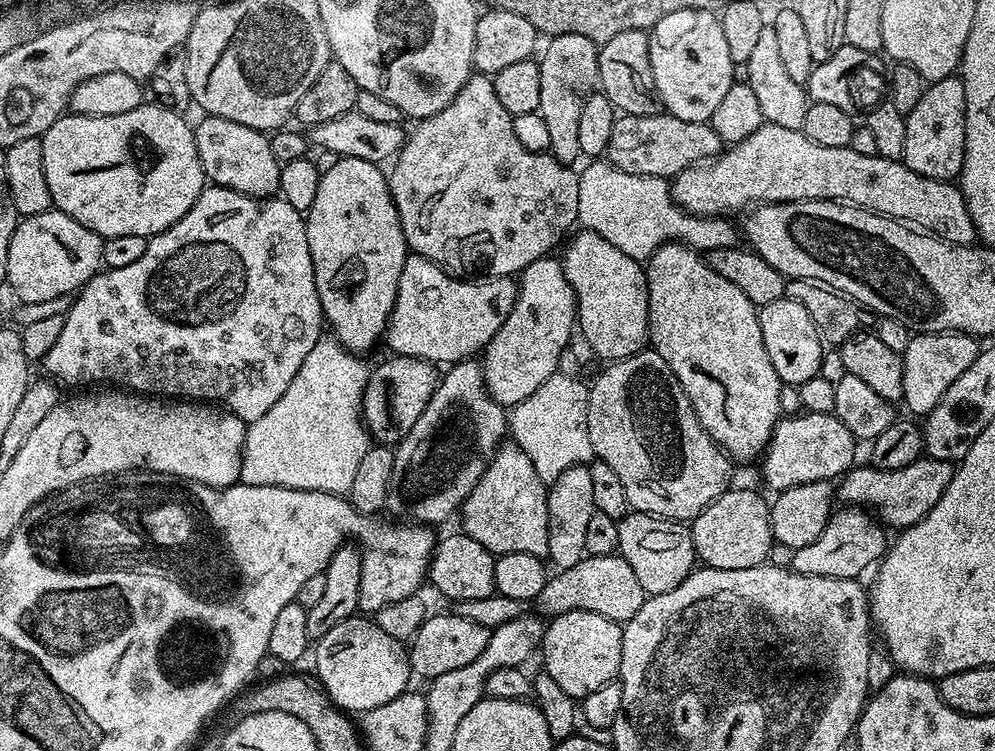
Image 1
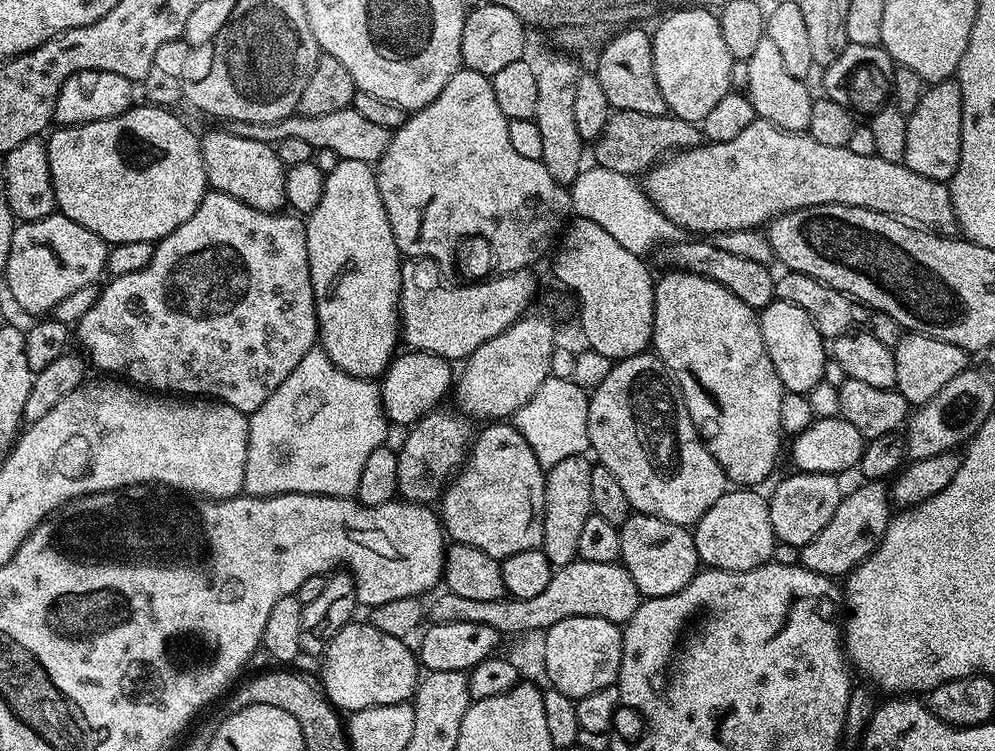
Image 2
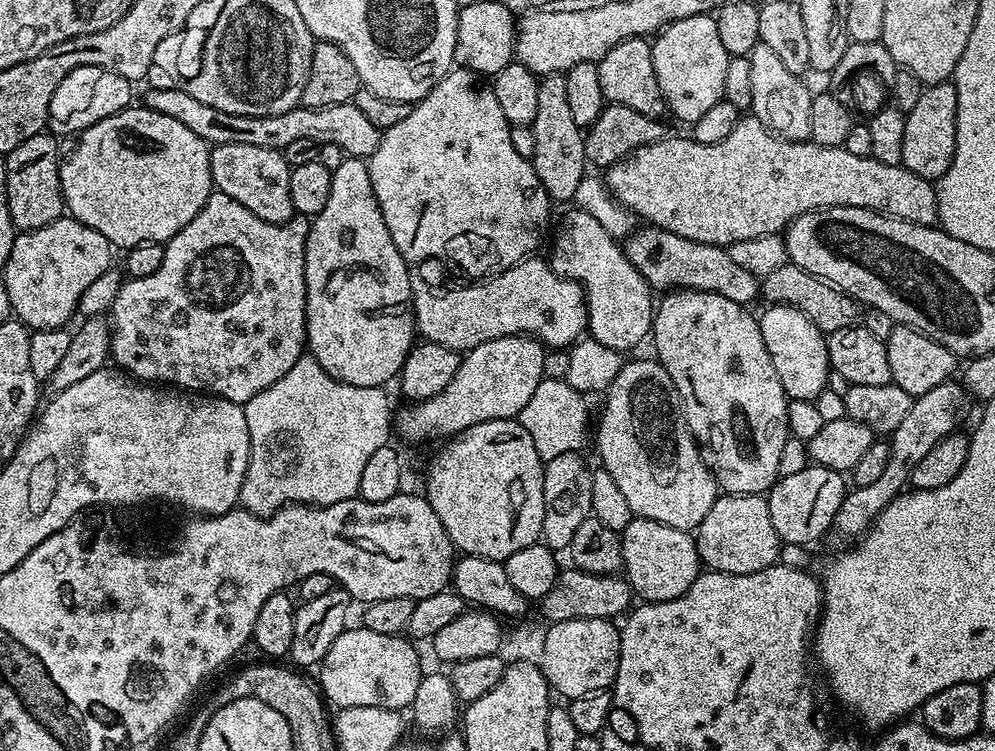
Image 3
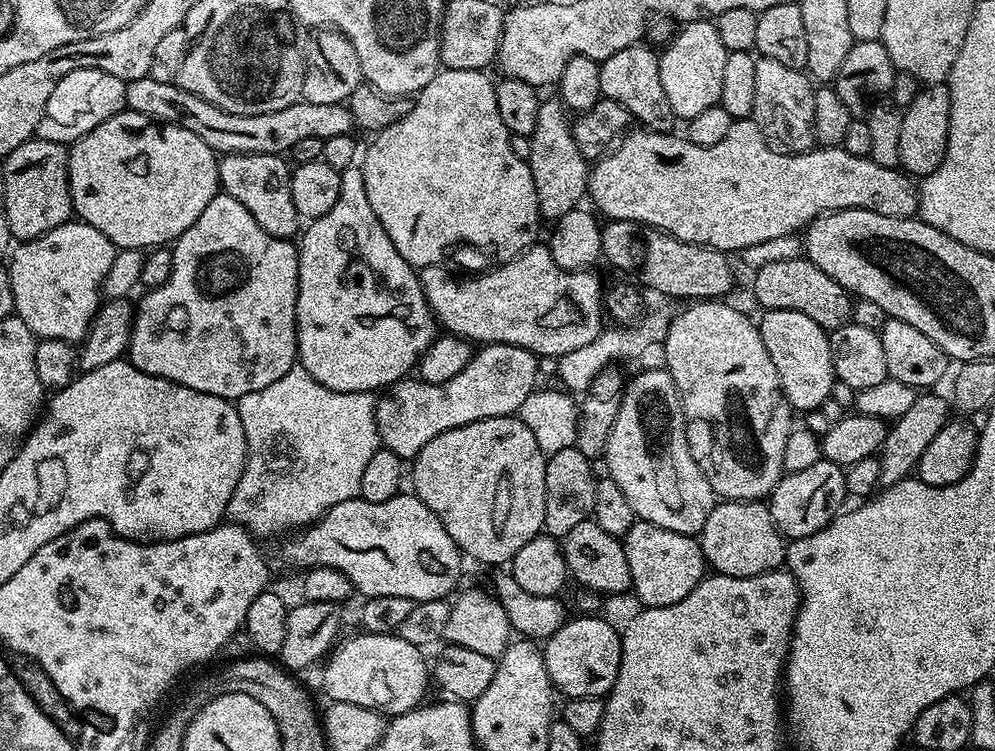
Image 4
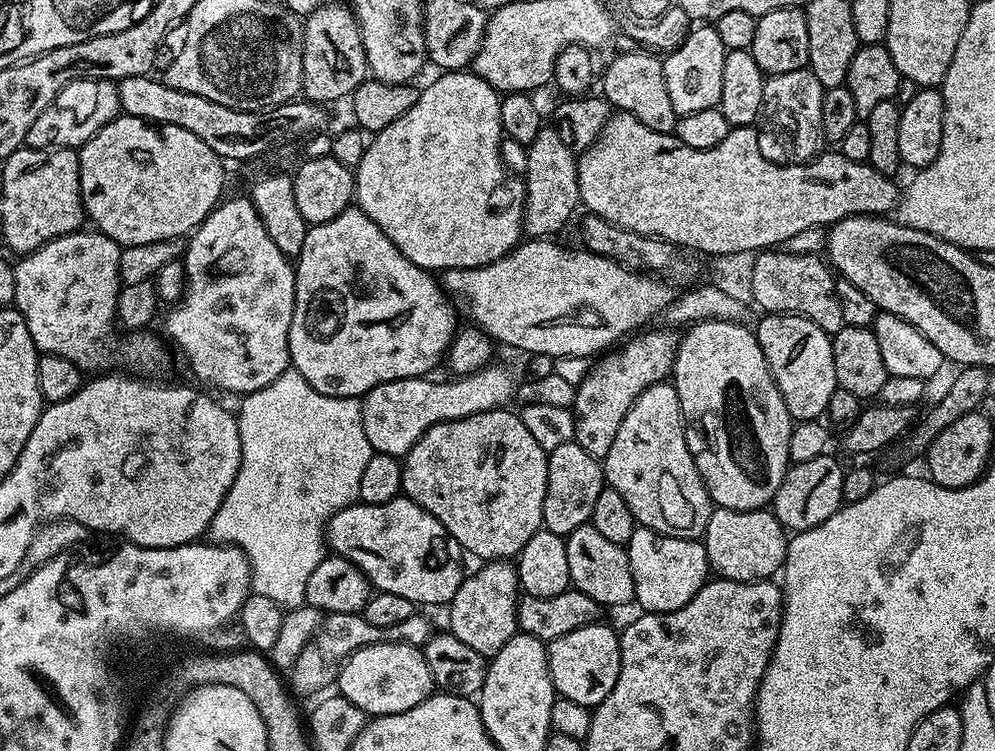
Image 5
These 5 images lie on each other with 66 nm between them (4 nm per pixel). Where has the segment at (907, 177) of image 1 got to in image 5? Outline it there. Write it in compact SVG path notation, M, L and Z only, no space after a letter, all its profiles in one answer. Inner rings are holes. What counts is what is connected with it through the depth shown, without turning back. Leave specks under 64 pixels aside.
M613 111L605 124L605 128L601 130L600 136L588 149L579 153L576 161L580 203L585 209L588 207L587 211L591 215L601 216L603 220L610 222L614 226L637 232L643 236L656 236L659 240L668 240L670 243L685 250L691 250L693 253L705 252L708 258L733 254L738 251L750 251L756 254L761 250L772 250L777 246L787 245L788 240L794 238L794 234L802 234L802 230L807 228L831 226L837 224L840 220L846 219L848 216L875 216L880 218L895 209L902 195L901 189L899 187L896 189L895 183L897 181L891 176L874 170L871 164L867 162L850 162L850 158L841 156L839 151L836 150L828 150L832 152L825 151L823 154L817 155L816 159L807 162L775 164L774 161L767 160L760 153L760 136L755 132L756 130L752 126L736 126L729 130L726 138L722 138L722 142L718 142L718 146L710 146L710 150L694 150L692 147L686 146L686 142L682 142L671 132L650 130L646 126L642 126L642 122L638 122L638 118L634 118L625 112Z

